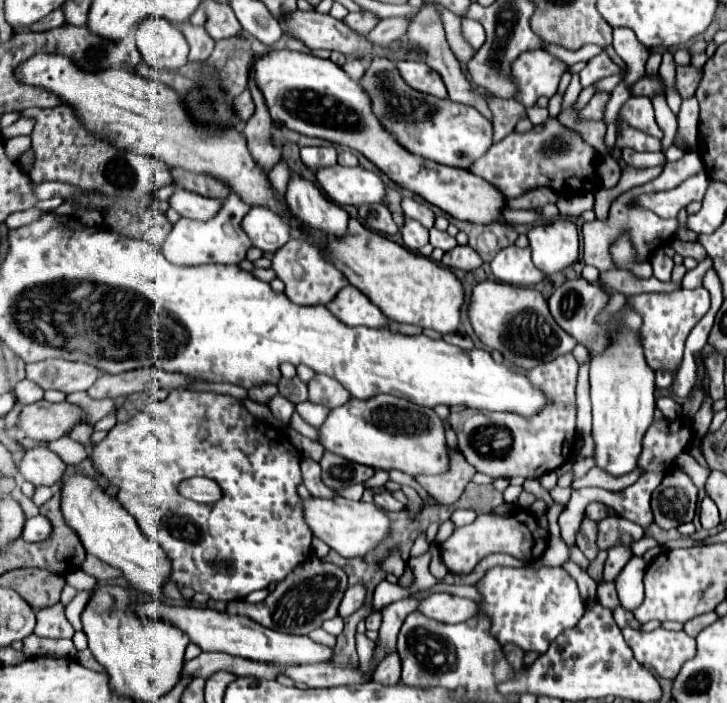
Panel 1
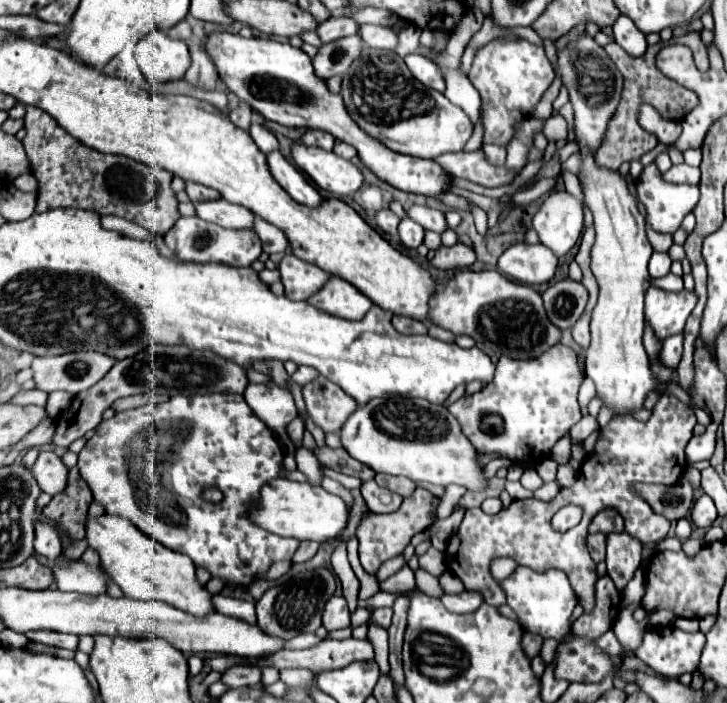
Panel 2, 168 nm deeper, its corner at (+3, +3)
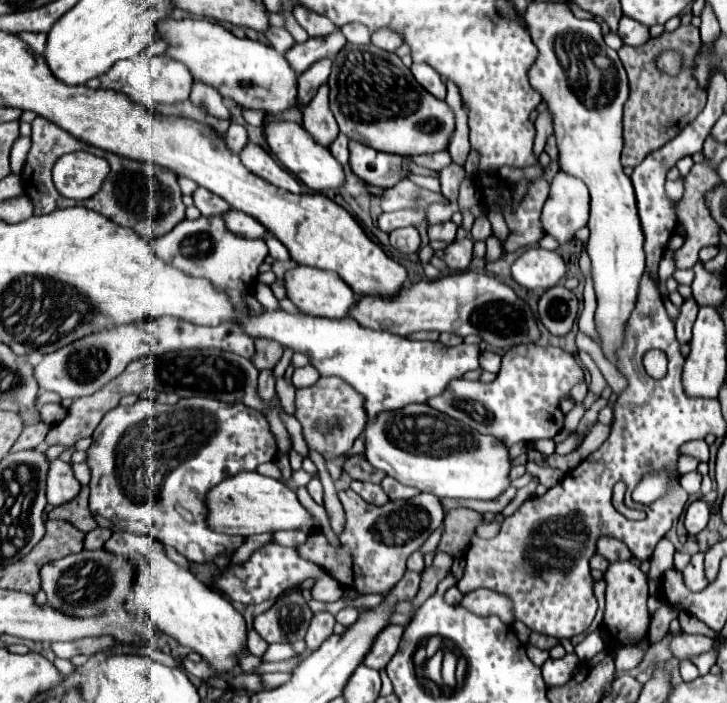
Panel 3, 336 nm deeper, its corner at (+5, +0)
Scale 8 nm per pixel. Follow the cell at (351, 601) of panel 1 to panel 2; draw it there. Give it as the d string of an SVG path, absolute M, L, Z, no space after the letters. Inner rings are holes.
M332 596L324 608L322 614L322 626L330 630L338 628L350 628L350 612L346 606L346 600L342 596Z

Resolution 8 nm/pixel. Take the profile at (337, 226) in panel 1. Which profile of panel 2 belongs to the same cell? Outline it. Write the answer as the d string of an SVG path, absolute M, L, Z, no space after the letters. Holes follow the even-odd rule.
M278 150L266 154L266 162L270 168L270 174L274 180L300 204L306 206L318 206L322 202L322 196L316 192L316 188L306 180L306 176L290 164Z

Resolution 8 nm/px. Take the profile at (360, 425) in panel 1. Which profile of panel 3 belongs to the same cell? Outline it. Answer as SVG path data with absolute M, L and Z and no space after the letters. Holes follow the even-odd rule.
M412 403L404 409L382 411L364 427L366 459L372 467L386 471L402 485L444 497L494 499L508 487L508 449L492 435L480 435L464 423L432 409L426 403Z

